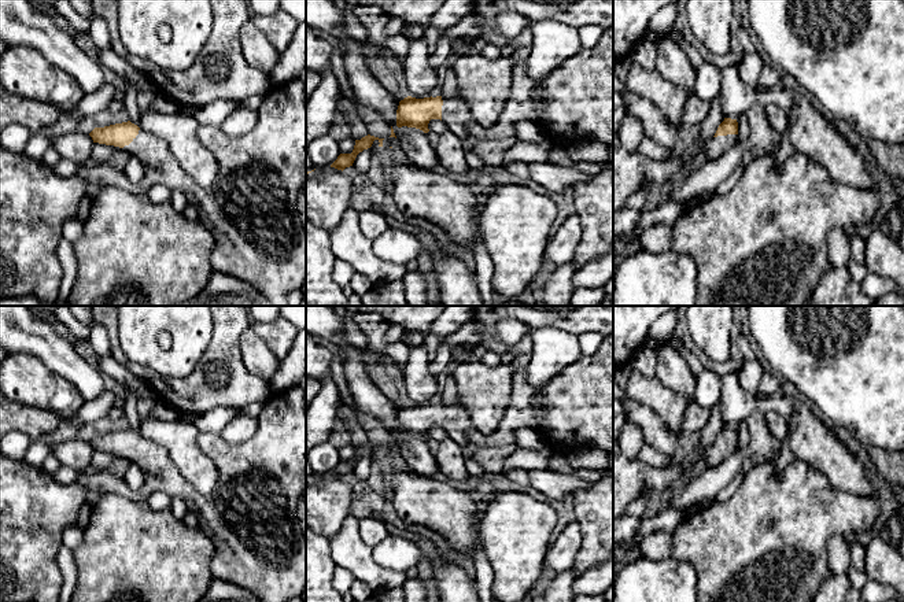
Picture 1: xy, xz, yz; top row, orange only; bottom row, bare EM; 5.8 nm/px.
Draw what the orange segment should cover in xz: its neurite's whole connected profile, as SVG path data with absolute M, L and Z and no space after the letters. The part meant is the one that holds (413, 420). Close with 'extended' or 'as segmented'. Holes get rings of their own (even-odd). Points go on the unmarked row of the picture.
M613 333L593 355L568 365L543 385L532 385L527 368L513 372L513 398L498 429L481 435L458 399L453 405L412 403L399 409L396 433L428 440L431 426L440 426L460 444L498 447L514 443L521 428L542 433L547 444L572 451L613 451Z; extended

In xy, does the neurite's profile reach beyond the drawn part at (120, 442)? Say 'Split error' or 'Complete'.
Split error

